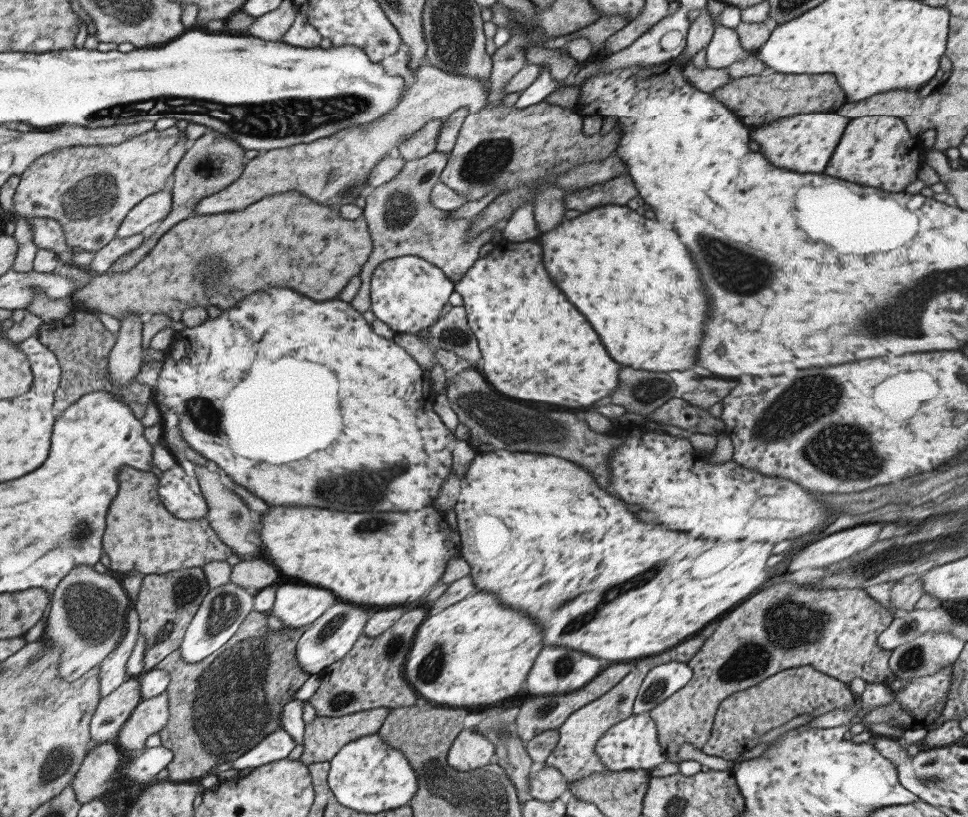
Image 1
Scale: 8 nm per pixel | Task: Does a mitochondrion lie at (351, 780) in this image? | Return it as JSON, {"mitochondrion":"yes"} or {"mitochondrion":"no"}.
{"mitochondrion":"no"}

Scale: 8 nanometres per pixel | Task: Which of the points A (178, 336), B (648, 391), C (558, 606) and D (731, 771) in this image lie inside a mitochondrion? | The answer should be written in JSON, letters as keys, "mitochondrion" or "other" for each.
{"A":"other","B":"mitochondrion","C":"mitochondrion","D":"other"}

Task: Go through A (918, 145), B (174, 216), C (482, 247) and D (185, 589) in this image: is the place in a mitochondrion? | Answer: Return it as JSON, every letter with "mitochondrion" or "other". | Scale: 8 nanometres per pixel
{"A":"other","B":"other","C":"other","D":"mitochondrion"}

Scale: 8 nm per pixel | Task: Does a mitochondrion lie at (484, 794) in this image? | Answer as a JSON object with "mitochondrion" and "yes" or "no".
{"mitochondrion":"yes"}

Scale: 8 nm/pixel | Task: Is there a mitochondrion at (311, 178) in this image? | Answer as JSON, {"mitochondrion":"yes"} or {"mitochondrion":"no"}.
{"mitochondrion":"no"}

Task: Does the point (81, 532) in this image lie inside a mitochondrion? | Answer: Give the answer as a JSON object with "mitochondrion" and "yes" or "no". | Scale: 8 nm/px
{"mitochondrion":"yes"}

